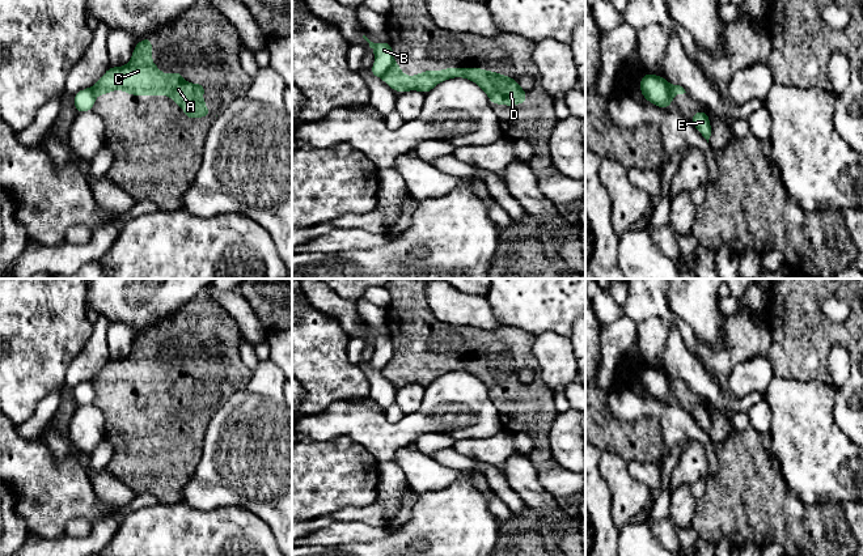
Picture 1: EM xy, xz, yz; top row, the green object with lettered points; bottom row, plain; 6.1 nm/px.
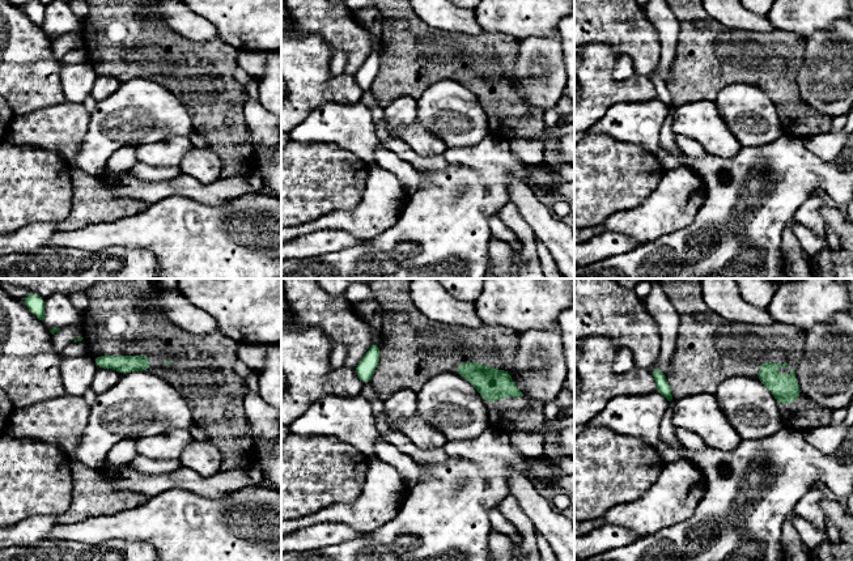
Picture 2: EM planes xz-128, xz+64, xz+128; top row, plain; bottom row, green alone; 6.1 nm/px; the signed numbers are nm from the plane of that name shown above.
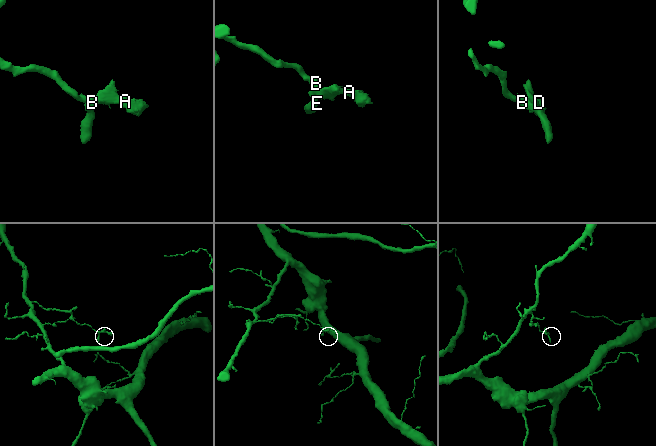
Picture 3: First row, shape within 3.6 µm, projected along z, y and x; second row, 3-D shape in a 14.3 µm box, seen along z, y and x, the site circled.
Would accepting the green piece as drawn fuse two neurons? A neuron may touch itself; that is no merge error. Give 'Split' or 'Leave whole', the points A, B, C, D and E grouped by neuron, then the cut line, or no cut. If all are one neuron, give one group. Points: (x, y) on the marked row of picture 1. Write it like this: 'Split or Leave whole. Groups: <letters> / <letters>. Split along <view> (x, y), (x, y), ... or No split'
Split. Groups: A C D / B E. Split along xz (393, 60), (389, 69), (381, 77)

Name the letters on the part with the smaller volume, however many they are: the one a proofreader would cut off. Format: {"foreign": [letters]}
{"foreign": ["A", "C", "D"]}

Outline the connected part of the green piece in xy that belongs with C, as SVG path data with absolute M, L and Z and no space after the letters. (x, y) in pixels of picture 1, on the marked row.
M152 37L135 44L131 60L123 67L109 67L94 84L94 96L124 90L128 96L169 96L189 119L212 116L200 96L207 92L204 84L186 82L182 72L164 75L152 63Z

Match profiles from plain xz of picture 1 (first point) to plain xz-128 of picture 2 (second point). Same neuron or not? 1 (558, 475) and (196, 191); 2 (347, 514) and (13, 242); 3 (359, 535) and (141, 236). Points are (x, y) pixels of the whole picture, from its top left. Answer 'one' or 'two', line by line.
1: one
2: one
3: one

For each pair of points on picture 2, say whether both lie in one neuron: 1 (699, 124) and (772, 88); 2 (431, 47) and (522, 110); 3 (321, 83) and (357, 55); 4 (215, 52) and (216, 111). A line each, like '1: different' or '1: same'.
1: different
2: same
3: different
4: same

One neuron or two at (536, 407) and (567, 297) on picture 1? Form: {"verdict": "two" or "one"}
{"verdict": "two"}

